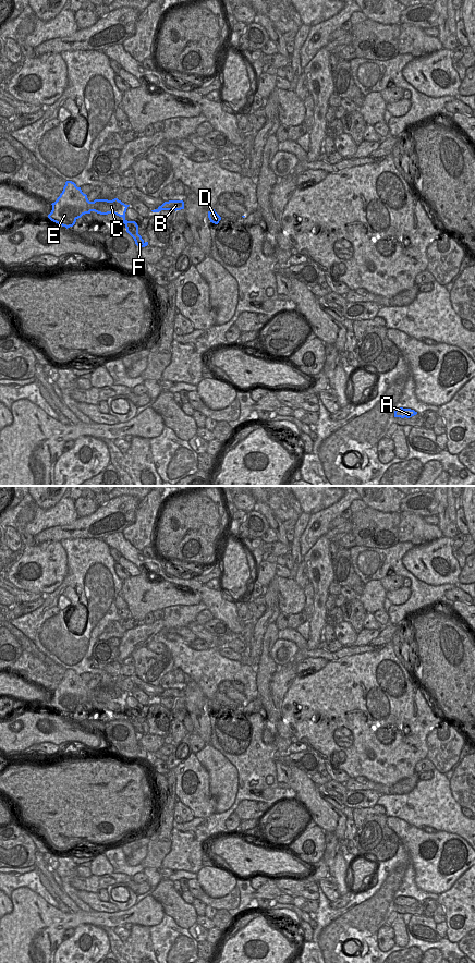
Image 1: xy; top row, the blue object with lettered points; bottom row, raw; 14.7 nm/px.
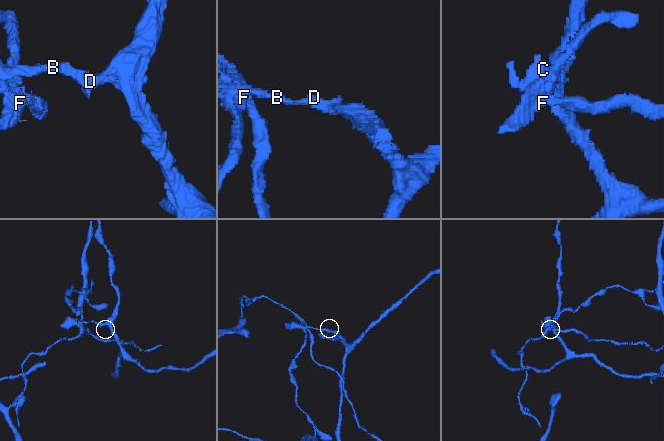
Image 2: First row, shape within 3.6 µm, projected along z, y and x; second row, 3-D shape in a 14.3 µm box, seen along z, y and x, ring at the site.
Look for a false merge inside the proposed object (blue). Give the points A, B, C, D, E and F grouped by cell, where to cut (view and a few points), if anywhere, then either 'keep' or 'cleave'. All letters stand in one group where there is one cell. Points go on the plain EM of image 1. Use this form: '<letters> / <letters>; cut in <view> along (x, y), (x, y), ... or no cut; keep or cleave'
A B C D E / F; cut in xy along (126, 708), (124, 711); cleave

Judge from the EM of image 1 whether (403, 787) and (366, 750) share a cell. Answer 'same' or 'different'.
different

